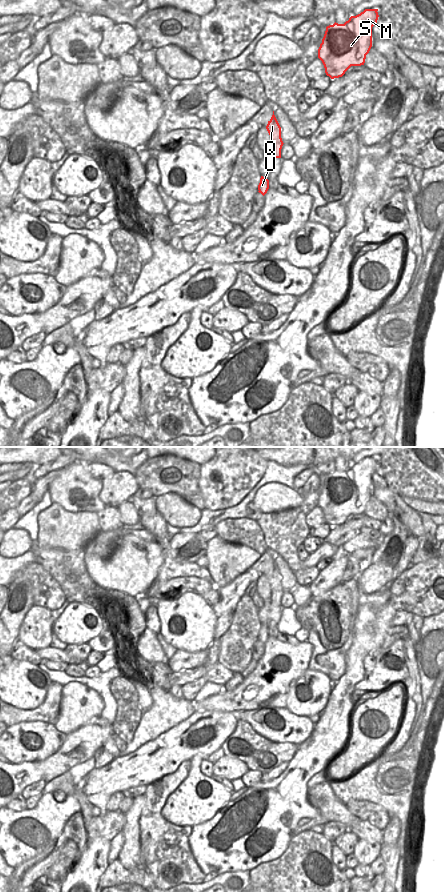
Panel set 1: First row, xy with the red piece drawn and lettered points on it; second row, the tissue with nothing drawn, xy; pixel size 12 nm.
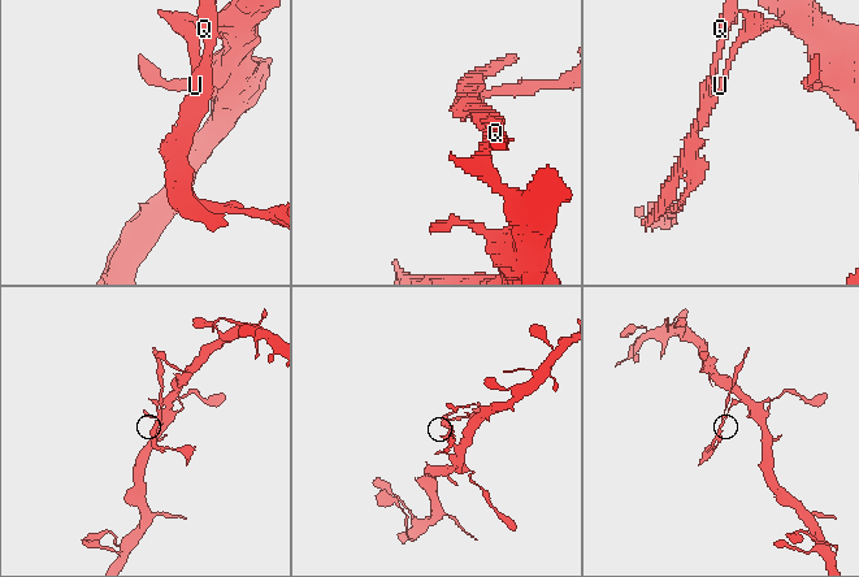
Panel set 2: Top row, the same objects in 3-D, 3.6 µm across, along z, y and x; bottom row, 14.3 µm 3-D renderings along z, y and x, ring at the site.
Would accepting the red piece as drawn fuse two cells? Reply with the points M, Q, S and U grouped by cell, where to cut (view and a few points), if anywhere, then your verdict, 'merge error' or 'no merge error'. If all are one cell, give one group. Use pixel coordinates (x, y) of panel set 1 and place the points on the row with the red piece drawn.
M S U / Q; cut in xy along (259, 190), (263, 193); merge error

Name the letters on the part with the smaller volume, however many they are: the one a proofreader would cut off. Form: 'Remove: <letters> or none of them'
Remove: Q

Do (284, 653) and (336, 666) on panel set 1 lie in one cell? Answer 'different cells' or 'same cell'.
different cells

